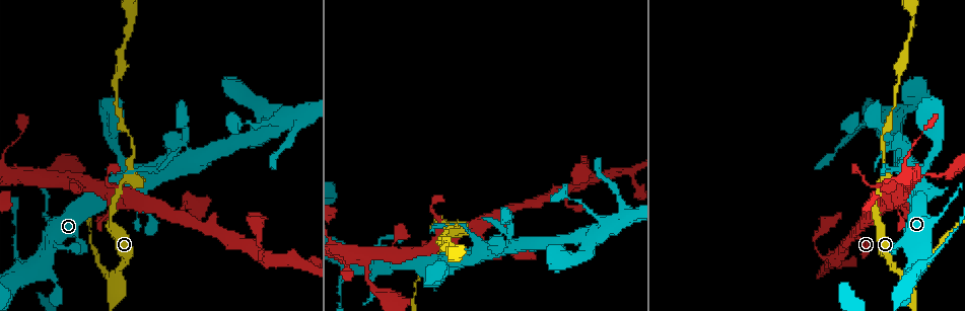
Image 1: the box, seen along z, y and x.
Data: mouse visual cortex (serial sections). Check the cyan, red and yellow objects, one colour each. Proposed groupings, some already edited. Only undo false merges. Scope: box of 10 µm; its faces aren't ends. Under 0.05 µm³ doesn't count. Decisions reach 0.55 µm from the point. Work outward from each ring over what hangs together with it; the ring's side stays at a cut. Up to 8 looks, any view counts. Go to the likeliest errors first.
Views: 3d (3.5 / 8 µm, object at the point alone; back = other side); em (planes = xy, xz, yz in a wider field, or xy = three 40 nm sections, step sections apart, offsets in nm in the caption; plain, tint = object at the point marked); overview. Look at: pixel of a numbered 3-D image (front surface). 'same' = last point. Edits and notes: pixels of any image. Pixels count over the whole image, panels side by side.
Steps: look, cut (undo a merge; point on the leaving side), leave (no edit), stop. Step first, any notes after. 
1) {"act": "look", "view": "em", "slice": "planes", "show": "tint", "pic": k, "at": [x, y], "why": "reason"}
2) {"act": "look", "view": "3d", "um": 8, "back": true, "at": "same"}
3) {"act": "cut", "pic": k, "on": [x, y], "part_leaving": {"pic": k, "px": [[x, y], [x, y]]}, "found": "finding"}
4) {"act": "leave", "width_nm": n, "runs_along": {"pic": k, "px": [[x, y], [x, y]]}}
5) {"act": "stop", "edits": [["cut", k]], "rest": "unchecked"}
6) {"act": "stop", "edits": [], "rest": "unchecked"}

{"act": "look", "view": "em", "slice": "xy", "step": 2, "show": "tint", "pic": 1, "at": [852, 238], "why": "sharp bend"}

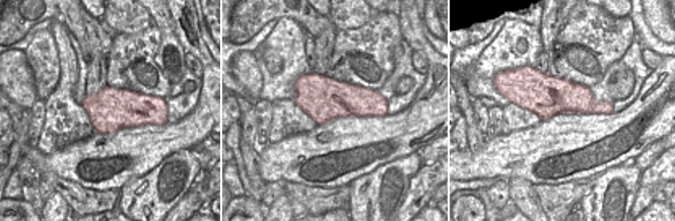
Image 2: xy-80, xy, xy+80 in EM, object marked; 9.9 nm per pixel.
{"act": "look", "view": "3d", "um": 3.5, "at": "same"}

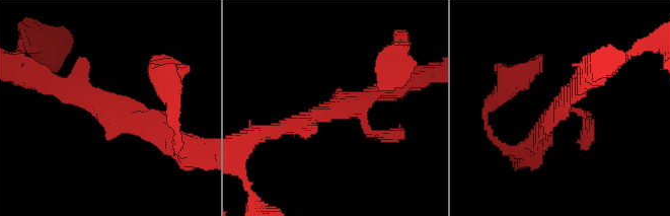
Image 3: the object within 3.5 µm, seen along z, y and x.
{"act": "leave", "runs_along": {"pic": 3, "px": [[152, 120], [47, 82]]}, "found": "all the same cell"}

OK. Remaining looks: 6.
{"act": "look", "view": "3d", "um": 8, "pic": 1, "at": [118, 285], "why": "a narrow waist"}

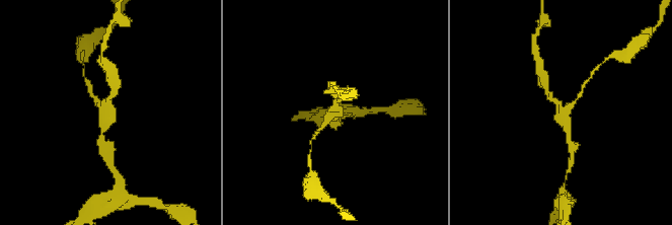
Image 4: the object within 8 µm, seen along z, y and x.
{"act": "look", "view": "em", "slice": "xy", "step": 5, "show": "tint", "at": "same"}

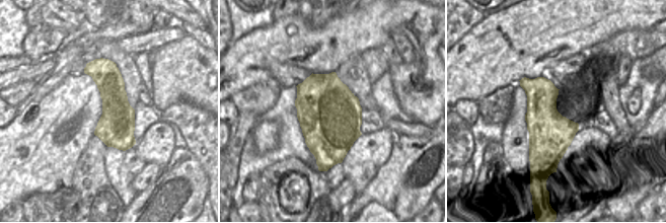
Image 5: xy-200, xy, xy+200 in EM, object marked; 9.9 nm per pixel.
{"act": "leave", "found": "one cell here"}

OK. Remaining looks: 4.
{"act": "look", "view": "3d", "um": 3.5, "pic": 1, "at": [626, 174], "why": "three arms meet"}

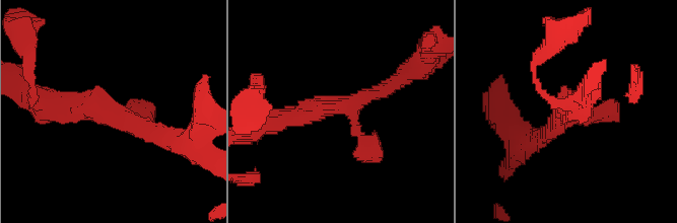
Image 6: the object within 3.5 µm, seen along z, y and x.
{"act": "look", "view": "em", "slice": "xy", "step": 2, "show": "tint", "pic": 6, "at": [342, 107], "arms": 3, "arm_widths_nm": [200, 250, 300], "why": "shape alone is not enough"}

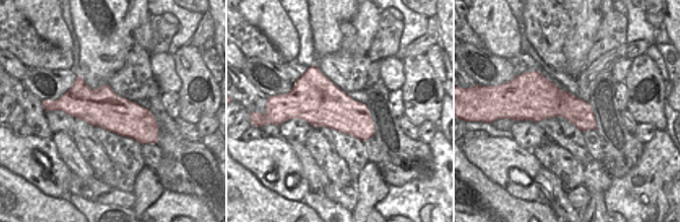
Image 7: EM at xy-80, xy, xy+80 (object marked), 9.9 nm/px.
{"act": "leave", "runs_along": {"pic": 7, "px": [[60, 106], [104, 107], [155, 137]]}, "found": "continuous, no second cell"}

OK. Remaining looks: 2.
{"act": "look", "view": "3d", "um": 8, "pic": 1, "at": [364, 252], "why": "a fork"}

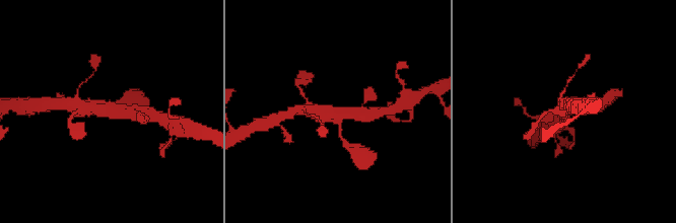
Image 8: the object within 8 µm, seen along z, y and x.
{"act": "look", "view": "em", "slice": "xy", "step": 3, "show": "tint", "at": "same", "arms": 3, "arm_widths_nm": [150, 350, 450], "why": "now the EM"}

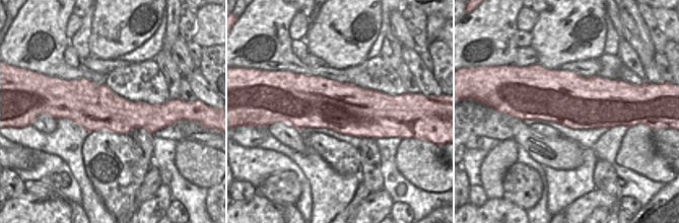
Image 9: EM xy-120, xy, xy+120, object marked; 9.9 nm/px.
{"act": "leave", "runs_along": {"pic": 8, "px": [[142, 113], [112, 113], [81, 105]]}, "found": "all the same cell"}

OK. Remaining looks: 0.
{"act": "stop", "edits": [], "rest": "unchecked"}

